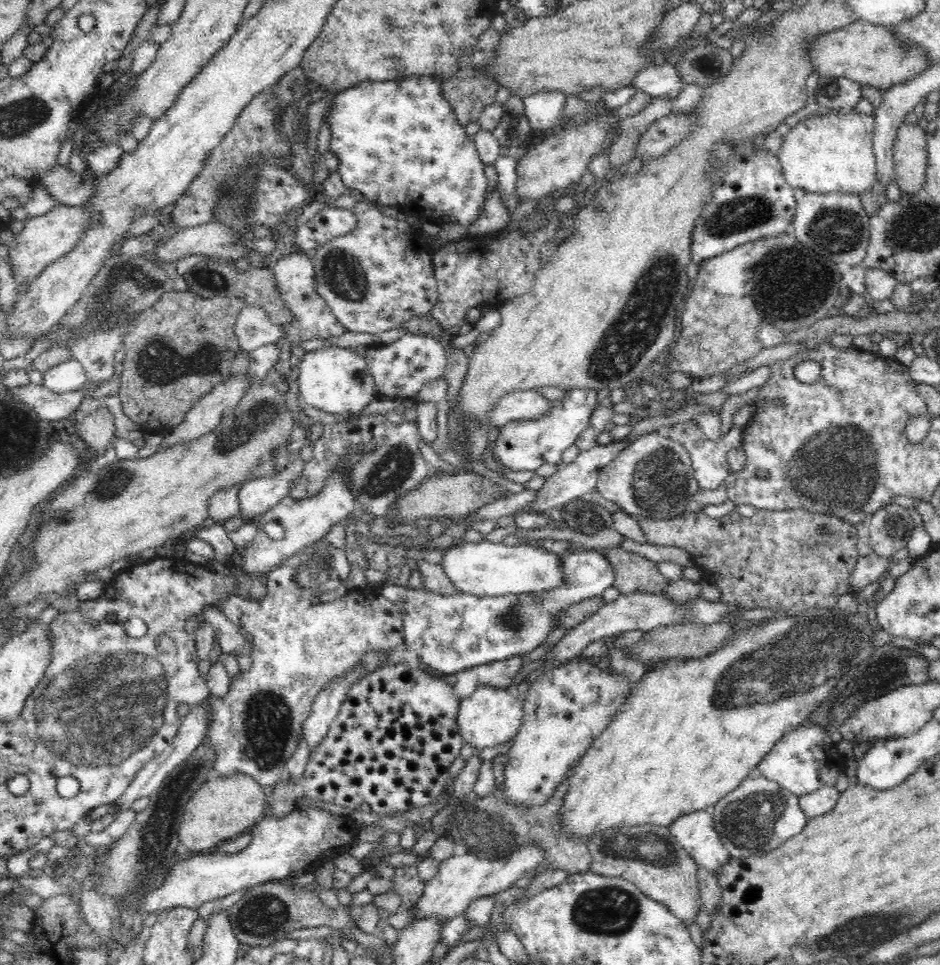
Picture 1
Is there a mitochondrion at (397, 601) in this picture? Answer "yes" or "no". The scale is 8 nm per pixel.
no

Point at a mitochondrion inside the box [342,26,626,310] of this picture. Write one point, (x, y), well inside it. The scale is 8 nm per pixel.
(510, 131)

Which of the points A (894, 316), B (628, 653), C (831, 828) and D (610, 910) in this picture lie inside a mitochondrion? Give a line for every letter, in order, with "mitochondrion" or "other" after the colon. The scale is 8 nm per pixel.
A: other
B: other
C: other
D: mitochondrion

